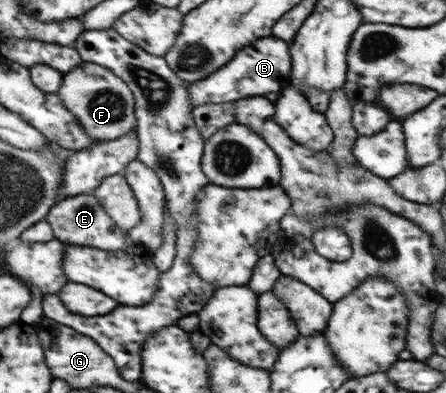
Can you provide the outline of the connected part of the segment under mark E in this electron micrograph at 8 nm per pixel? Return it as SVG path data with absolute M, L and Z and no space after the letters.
M90 193L58 201L49 209L45 220L51 225L55 238L64 244L104 251L118 251L130 245L127 232L122 231L114 223L114 220L98 203L98 199Z

